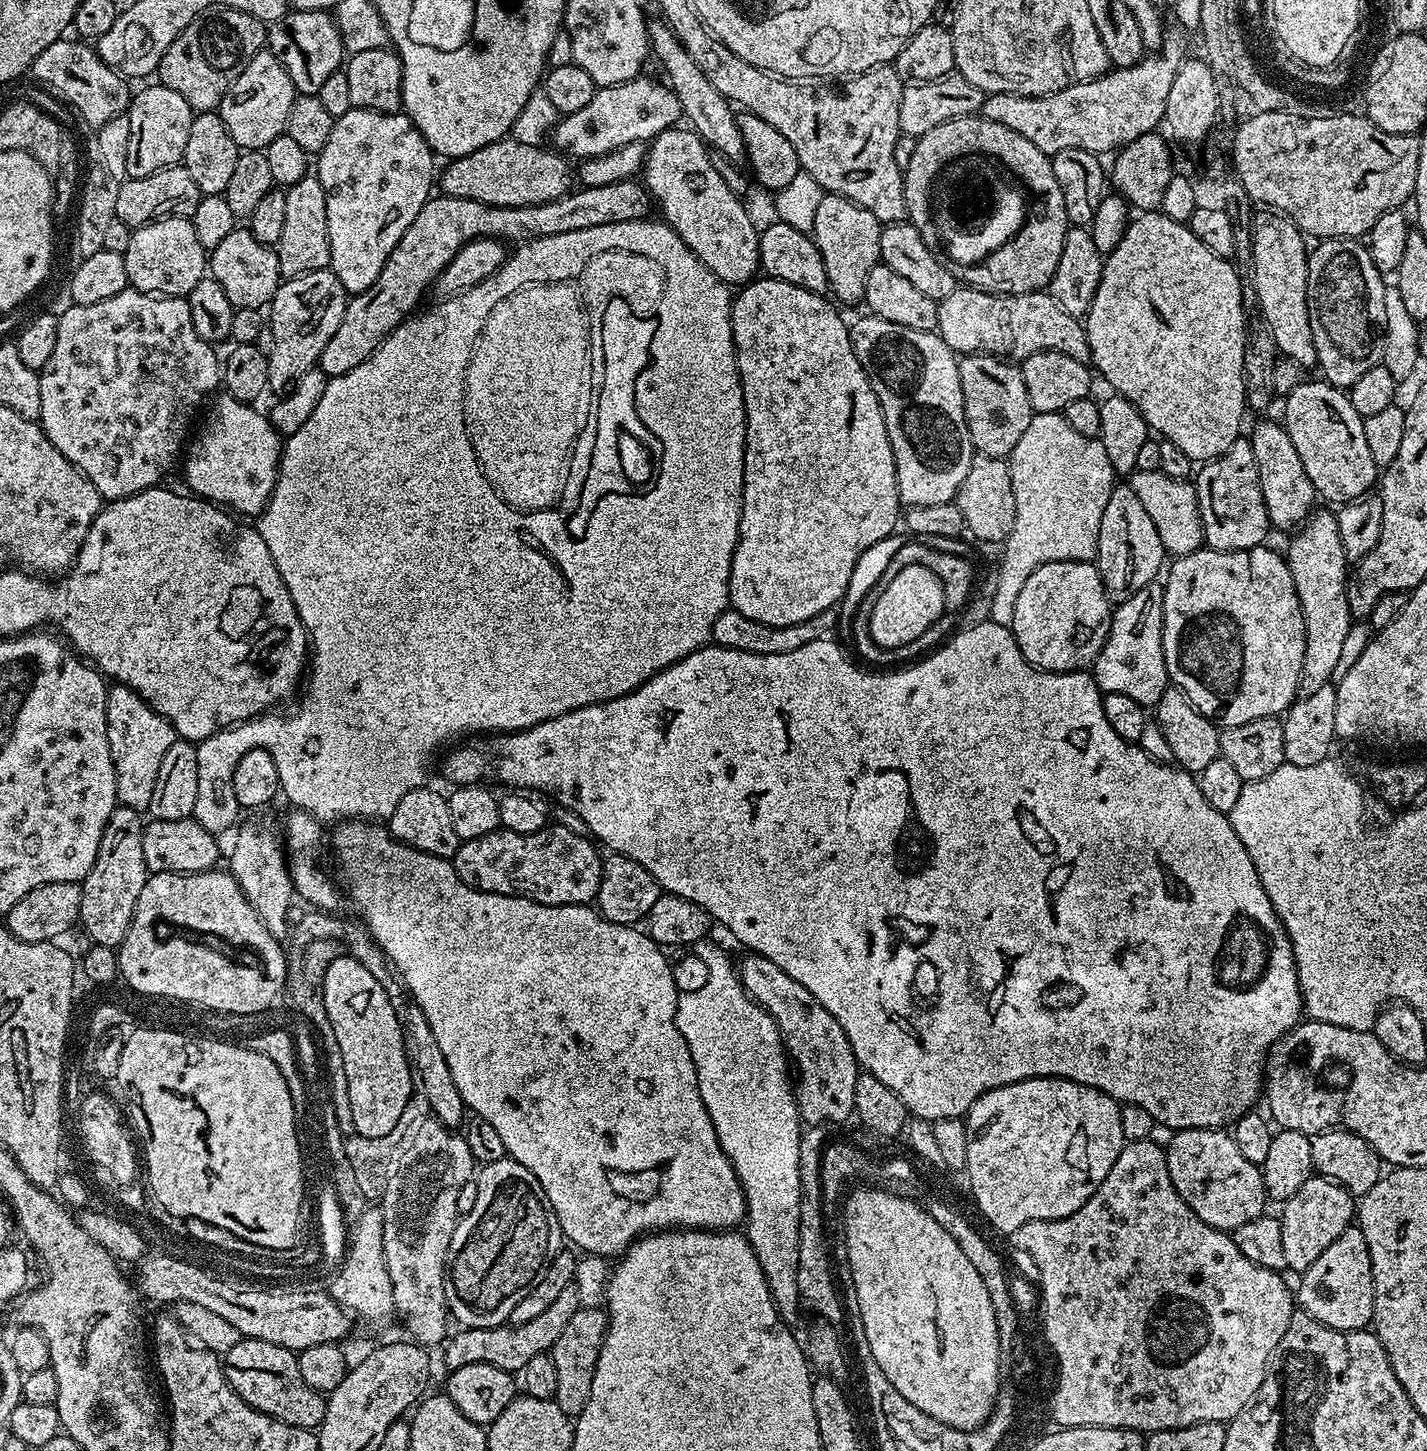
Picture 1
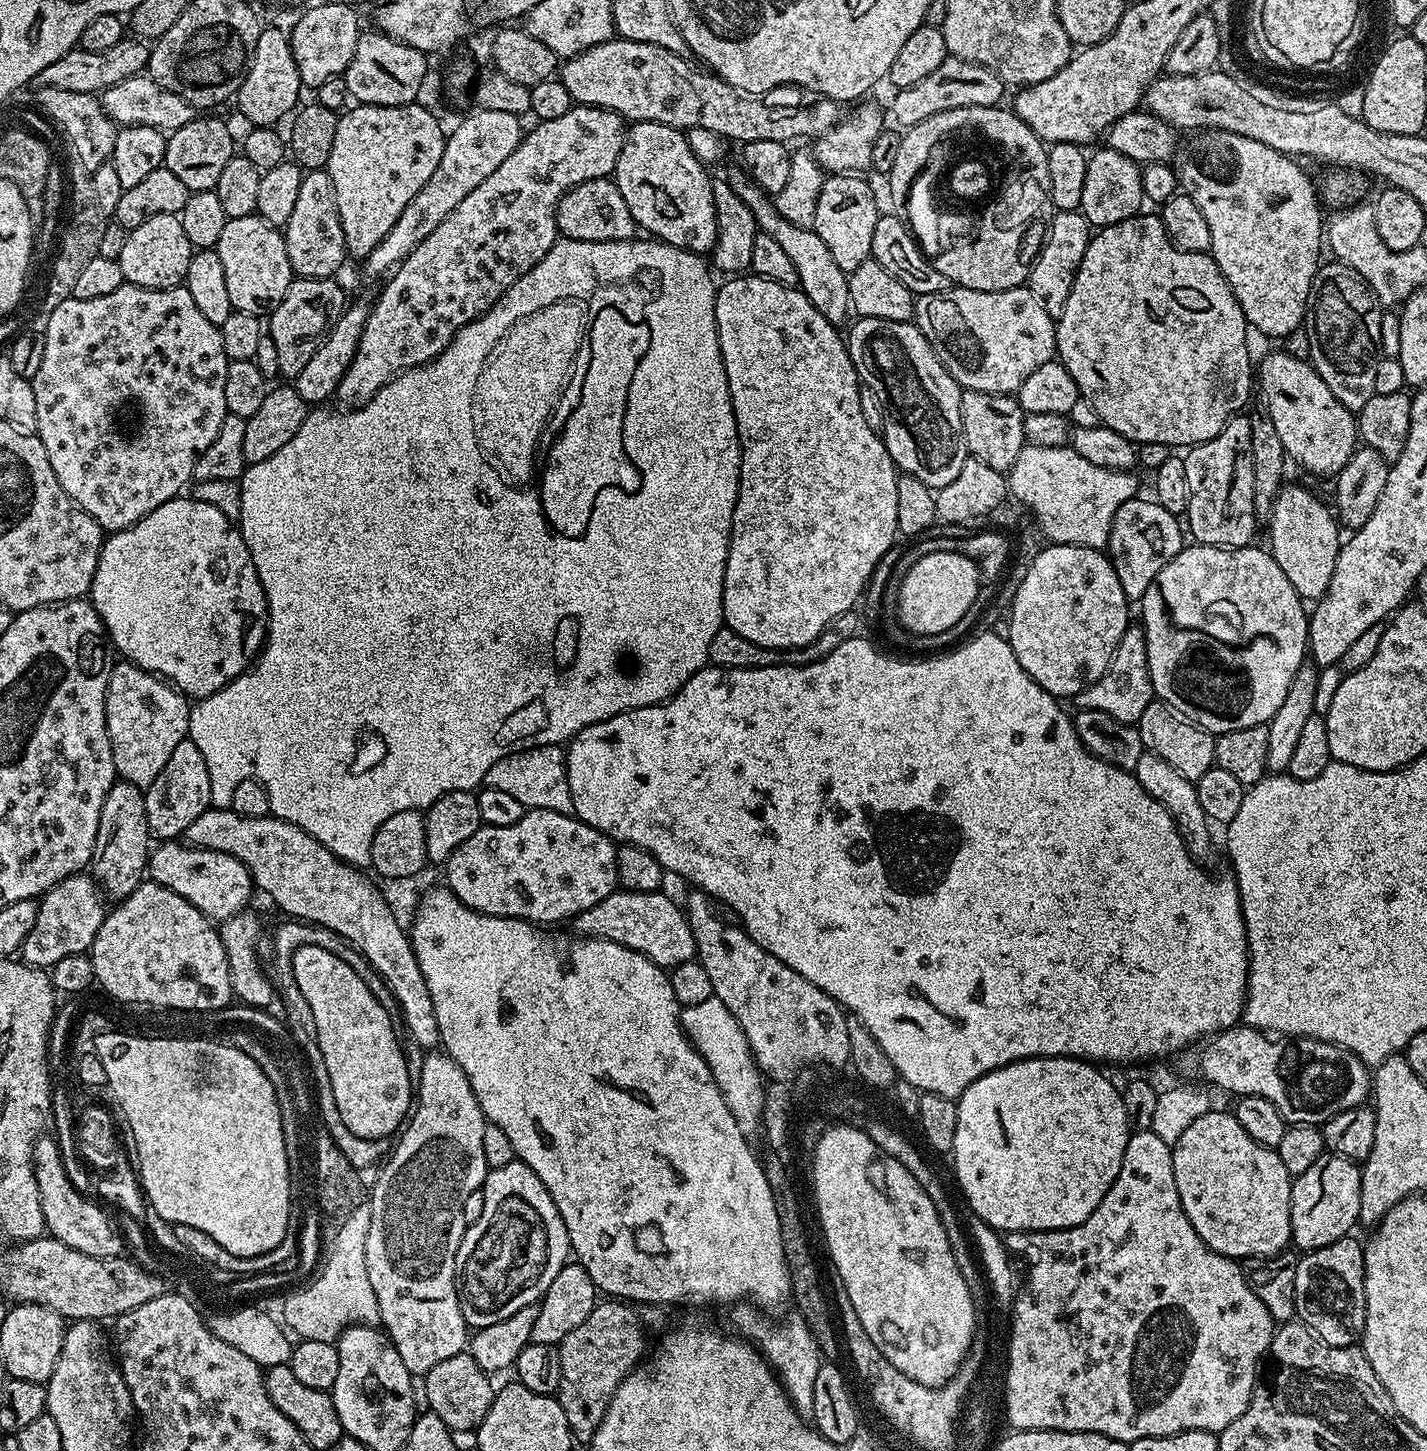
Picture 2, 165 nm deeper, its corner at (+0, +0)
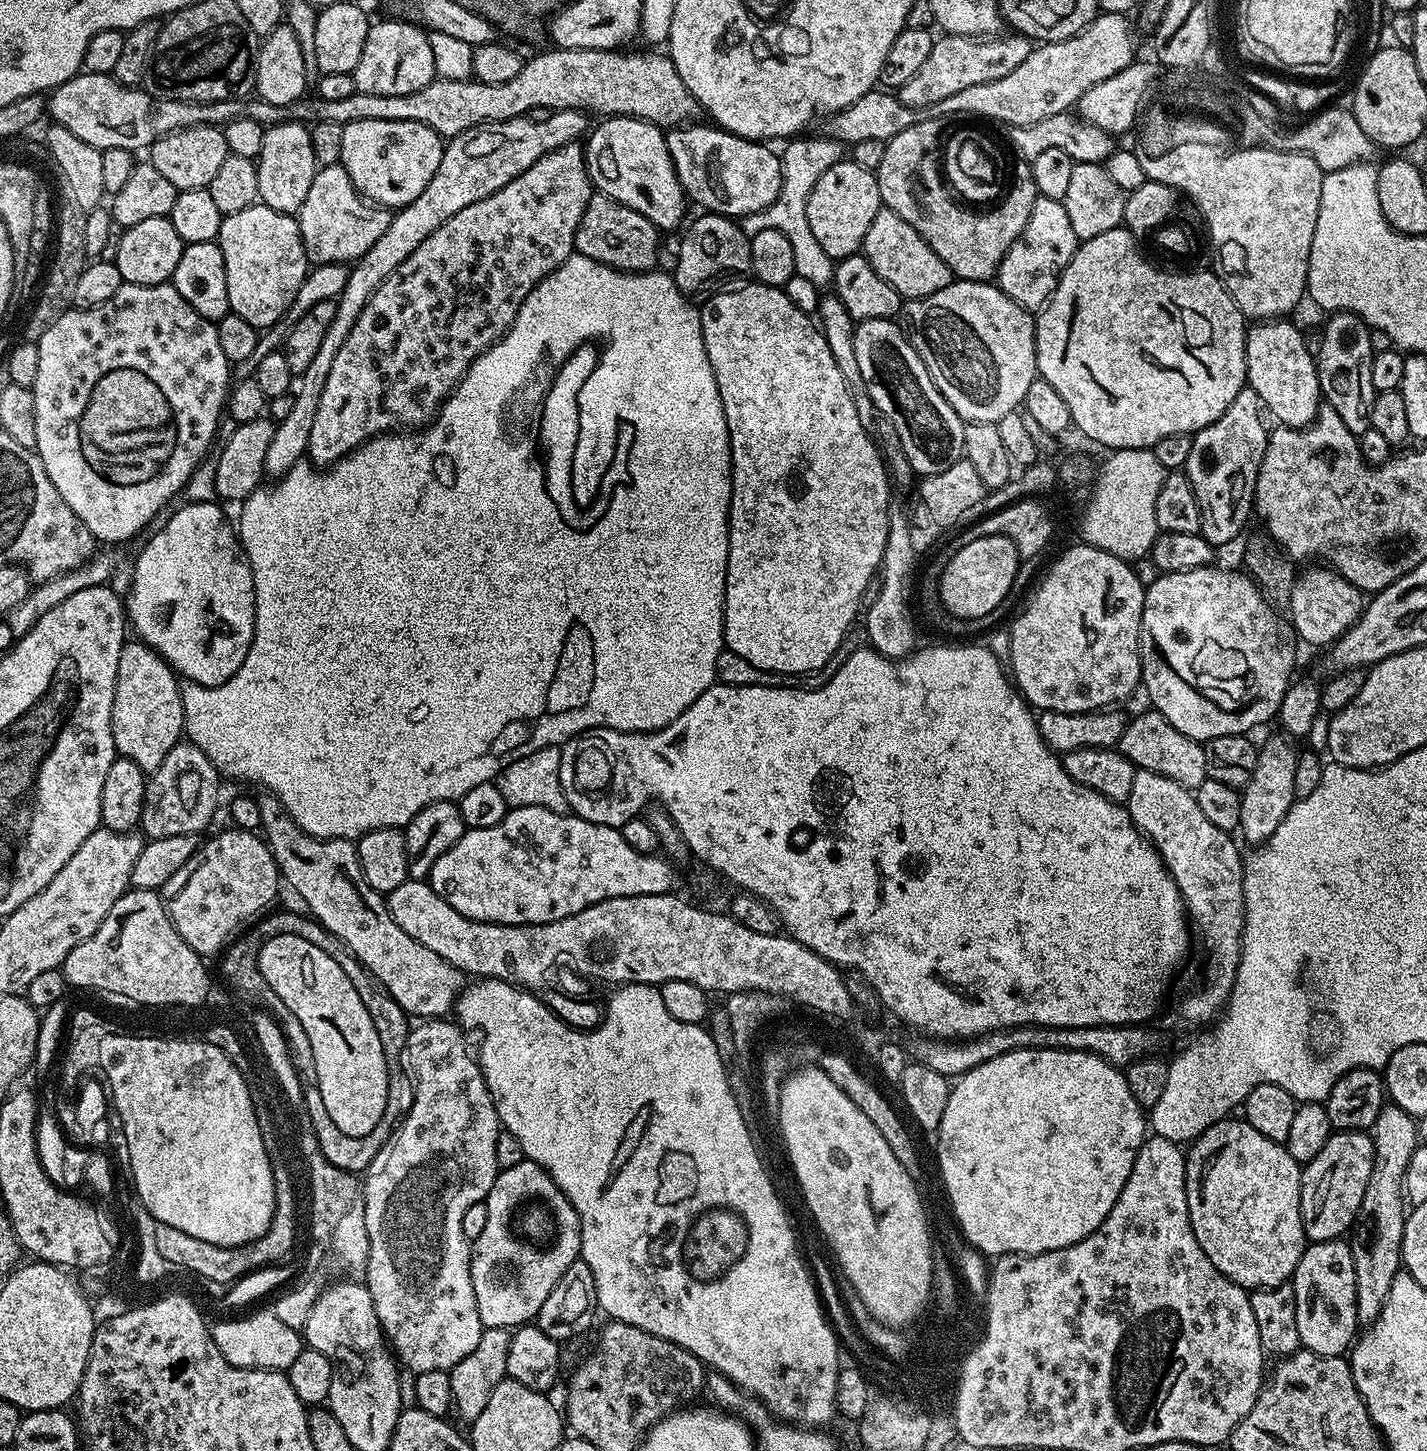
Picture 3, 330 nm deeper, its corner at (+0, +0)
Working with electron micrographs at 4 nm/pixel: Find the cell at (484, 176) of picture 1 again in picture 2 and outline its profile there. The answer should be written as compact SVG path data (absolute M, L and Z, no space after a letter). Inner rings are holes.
M594 178L565 192L556 207L556 230L565 240L578 242L614 242L630 240L637 235L638 225L618 190L615 179Z

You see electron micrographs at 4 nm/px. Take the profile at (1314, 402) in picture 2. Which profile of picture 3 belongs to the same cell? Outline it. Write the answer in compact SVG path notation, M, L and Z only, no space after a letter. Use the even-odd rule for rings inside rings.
M1277 318L1256 322L1247 329L1246 338L1246 366L1248 367L1247 387L1254 389L1258 394L1261 405L1268 408L1277 416L1279 423L1285 428L1305 428L1311 424L1316 409L1322 403L1320 394L1320 383L1316 373L1316 362L1314 357L1306 350L1303 342L1303 334L1299 327L1291 324L1291 319Z

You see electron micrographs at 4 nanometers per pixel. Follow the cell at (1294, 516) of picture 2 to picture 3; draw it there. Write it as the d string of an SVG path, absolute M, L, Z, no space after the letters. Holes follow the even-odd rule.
M1308 566L1296 577L1290 602L1286 609L1287 615L1292 615L1290 627L1297 637L1300 636L1308 644L1331 645L1332 641L1340 639L1360 617L1366 603L1365 593L1355 588L1346 578L1339 576L1327 566Z

